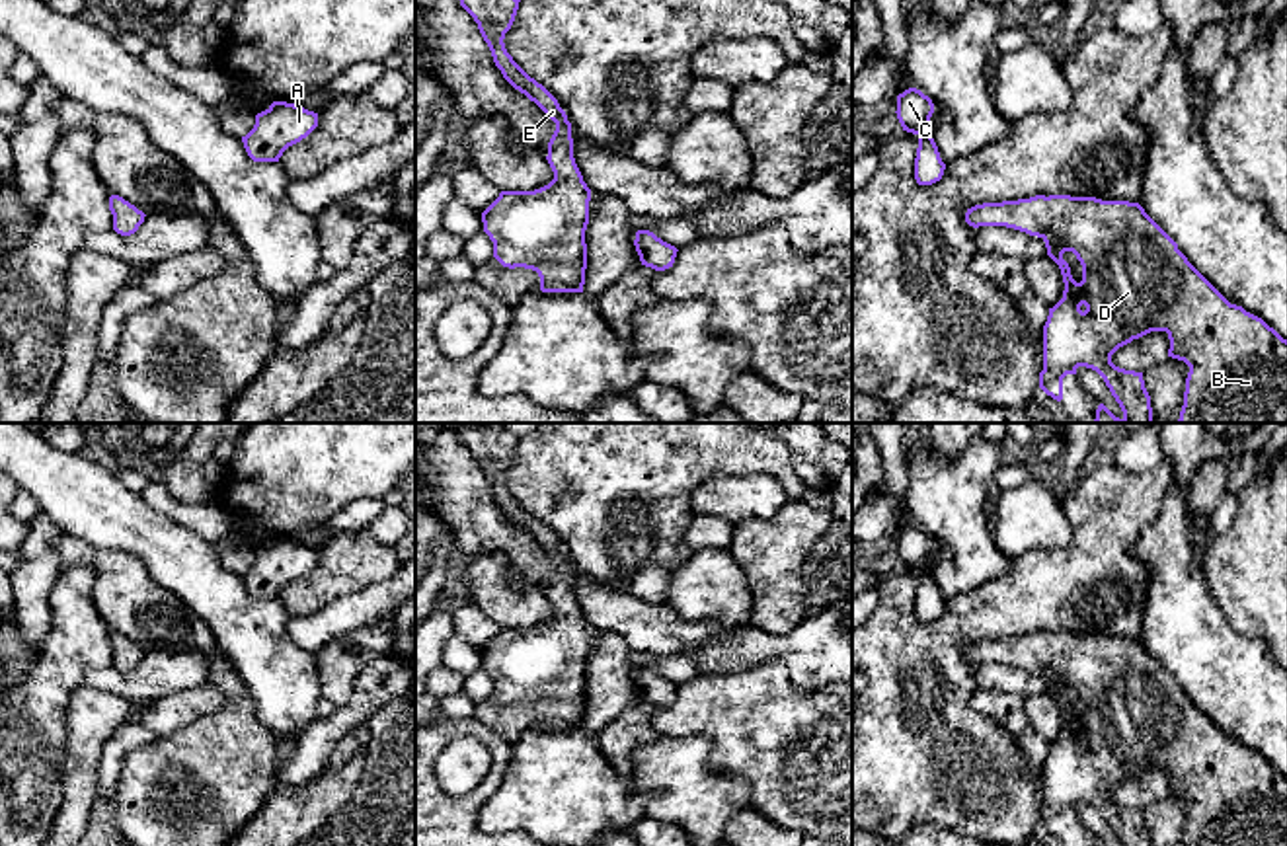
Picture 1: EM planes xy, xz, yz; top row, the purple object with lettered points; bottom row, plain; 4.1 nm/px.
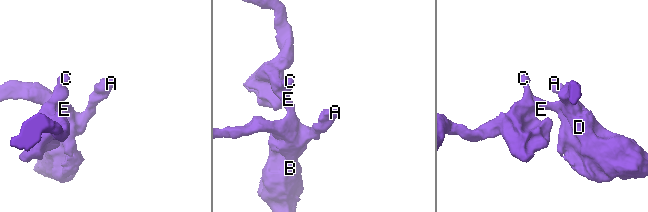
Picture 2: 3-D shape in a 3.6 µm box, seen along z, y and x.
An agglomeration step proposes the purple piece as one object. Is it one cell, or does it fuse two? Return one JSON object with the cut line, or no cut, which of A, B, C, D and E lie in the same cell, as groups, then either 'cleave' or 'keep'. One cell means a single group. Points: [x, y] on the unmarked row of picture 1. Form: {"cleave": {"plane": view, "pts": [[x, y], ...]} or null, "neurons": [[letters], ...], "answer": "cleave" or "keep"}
{"cleave": null, "neurons": [["A", "B", "C", "D", "E"]], "answer": "keep"}

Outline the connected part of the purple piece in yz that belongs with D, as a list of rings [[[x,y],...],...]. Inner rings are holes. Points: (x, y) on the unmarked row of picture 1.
[[[1035,632],[975,641],[967,645],[965,659],[1037,673],[1061,706],[1065,727],[1043,762],[1039,809],[1039,825],[1053,836],[1063,836],[1063,815],[1086,803],[1104,815],[1121,846],[1152,846],[1143,809],[1115,803],[1112,791],[1150,768],[1166,768],[1168,793],[1190,803],[1182,846],[1287,846],[1287,776],[1262,754],[1230,741],[1139,639]],[[1065,688],[1080,698],[1080,719],[1072,715]]]

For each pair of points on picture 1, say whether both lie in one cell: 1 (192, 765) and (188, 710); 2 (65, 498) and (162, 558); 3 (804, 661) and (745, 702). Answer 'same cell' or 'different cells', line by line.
1: different cells
2: same cell
3: different cells

